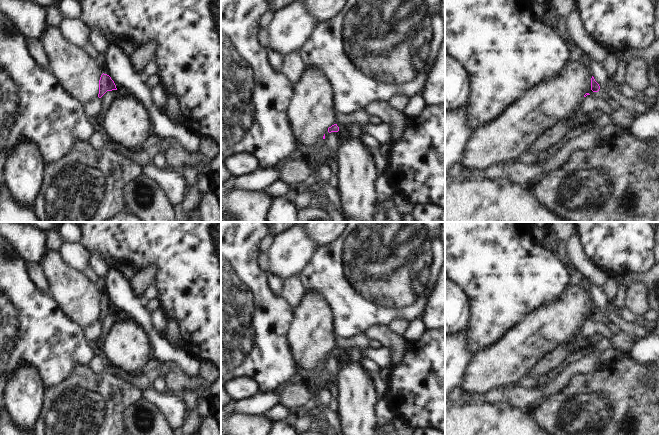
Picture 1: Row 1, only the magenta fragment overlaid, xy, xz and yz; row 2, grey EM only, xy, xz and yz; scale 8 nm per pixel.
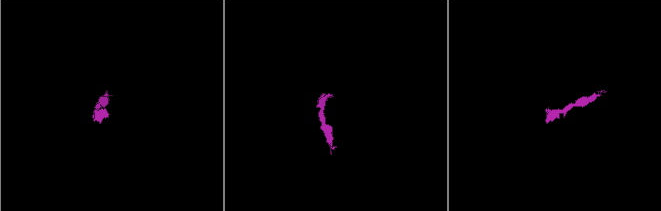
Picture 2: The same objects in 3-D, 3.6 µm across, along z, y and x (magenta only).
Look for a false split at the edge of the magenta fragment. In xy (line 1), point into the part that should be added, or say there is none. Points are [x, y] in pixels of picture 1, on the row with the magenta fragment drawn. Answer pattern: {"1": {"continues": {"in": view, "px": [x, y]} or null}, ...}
{"1": {"continues": {"in": "xy", "px": [107, 98]}}}

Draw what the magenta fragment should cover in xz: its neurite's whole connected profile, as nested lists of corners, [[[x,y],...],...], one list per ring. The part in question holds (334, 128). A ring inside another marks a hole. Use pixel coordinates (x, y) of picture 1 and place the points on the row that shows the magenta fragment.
[[[337,124],[332,125],[325,132],[323,139],[324,141],[324,149],[325,153],[331,157],[339,147],[339,138],[337,132],[339,131],[339,127]]]

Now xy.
[[[102,74],[99,80],[99,94],[98,97],[101,99],[100,114],[104,115],[108,110],[111,102],[115,98],[119,91],[116,88],[114,81],[107,74]]]

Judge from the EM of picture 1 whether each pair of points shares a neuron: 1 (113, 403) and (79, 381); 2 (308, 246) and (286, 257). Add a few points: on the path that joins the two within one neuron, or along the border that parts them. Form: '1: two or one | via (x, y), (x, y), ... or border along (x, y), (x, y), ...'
1: one | via (105, 400), (98, 400), (87, 389)
2: one | via (303, 247), (297, 247), (291, 252)

